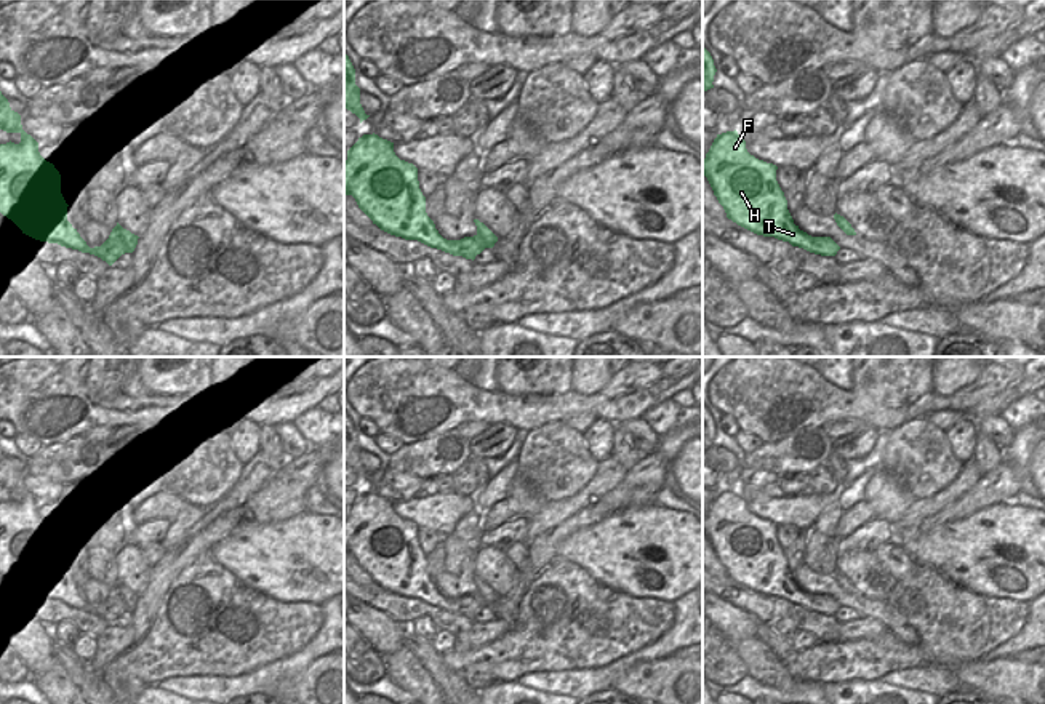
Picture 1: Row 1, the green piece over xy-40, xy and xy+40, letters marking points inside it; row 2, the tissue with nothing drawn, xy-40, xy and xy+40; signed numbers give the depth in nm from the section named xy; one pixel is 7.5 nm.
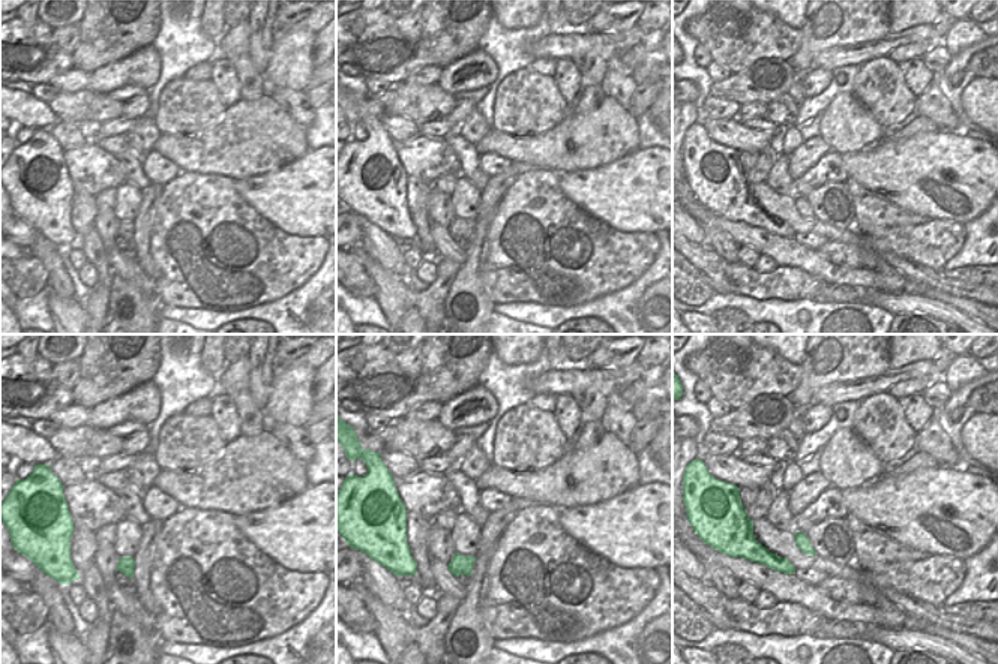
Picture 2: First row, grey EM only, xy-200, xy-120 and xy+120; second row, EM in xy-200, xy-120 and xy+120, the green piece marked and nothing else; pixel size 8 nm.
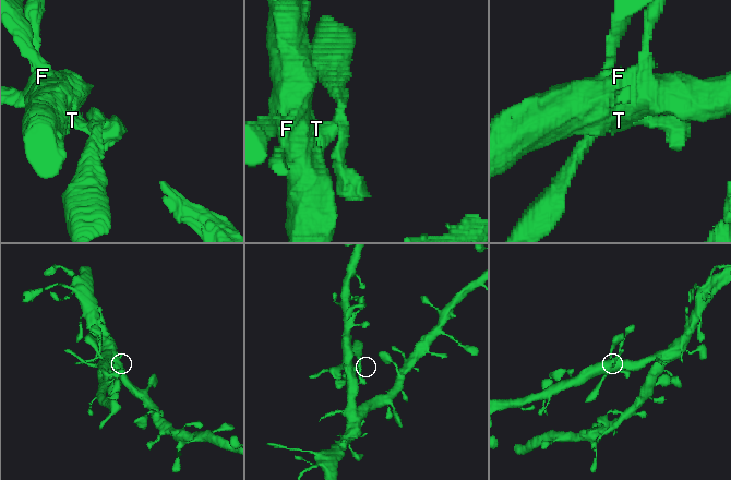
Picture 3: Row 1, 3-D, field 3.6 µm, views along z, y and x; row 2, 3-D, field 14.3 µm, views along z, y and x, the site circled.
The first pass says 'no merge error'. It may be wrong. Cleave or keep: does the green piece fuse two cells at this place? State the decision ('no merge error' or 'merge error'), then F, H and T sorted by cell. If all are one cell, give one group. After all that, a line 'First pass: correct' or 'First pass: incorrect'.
no merge error | F H T
First pass: correct

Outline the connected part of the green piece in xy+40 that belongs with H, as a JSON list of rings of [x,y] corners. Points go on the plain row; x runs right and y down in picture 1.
[[[736,488],[717,493],[703,518],[703,533],[728,578],[757,594],[835,614],[840,605],[831,595],[811,595],[794,582],[776,528],[751,514]]]

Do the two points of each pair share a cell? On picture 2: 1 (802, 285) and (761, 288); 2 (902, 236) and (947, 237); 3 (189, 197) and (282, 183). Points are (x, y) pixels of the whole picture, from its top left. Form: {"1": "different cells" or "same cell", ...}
{"1": "same cell", "2": "same cell", "3": "different cells"}

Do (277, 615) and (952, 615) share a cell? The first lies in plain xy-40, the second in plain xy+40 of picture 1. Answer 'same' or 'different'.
same

